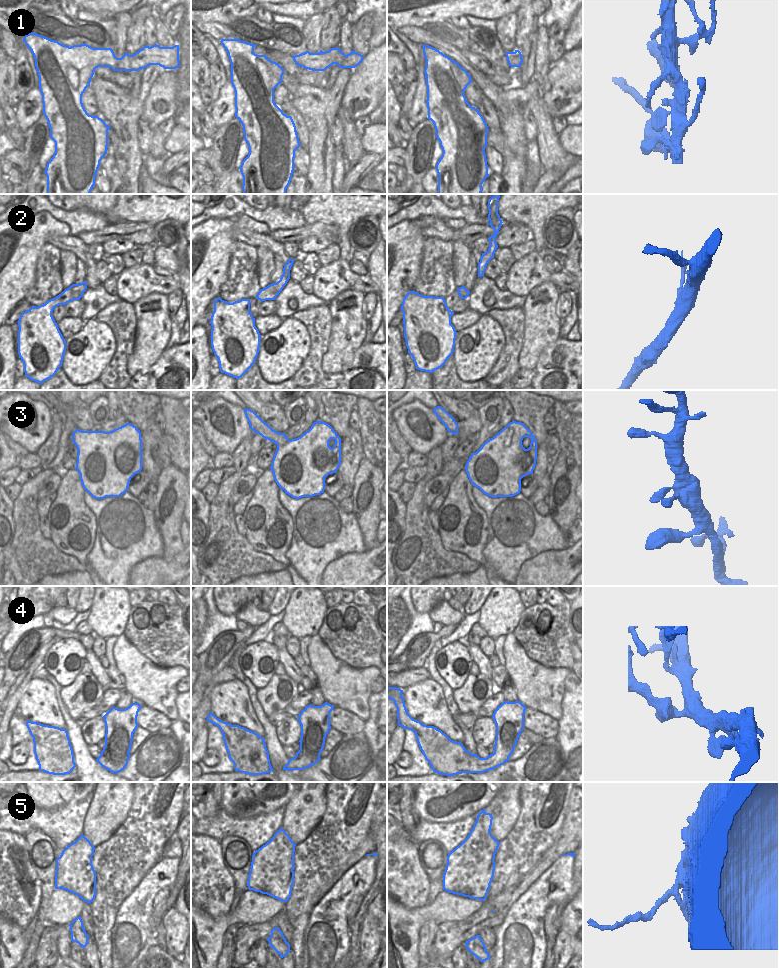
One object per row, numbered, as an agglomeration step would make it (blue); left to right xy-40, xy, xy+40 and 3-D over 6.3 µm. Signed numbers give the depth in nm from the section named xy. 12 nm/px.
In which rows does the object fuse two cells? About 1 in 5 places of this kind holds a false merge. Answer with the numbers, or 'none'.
4, 5.

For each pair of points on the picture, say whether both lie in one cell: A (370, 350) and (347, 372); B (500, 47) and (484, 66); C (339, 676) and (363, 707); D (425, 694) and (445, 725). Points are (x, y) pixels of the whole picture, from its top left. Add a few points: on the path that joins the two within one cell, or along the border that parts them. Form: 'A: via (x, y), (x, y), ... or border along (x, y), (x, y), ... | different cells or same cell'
A: via (367, 356), (353, 370) | same cell
B: border along (468, 48), (479, 53), (497, 73), (510, 70) | different cells
C: via (342, 684), (355, 699) | same cell
D: via (425, 702), (440, 717) | same cell

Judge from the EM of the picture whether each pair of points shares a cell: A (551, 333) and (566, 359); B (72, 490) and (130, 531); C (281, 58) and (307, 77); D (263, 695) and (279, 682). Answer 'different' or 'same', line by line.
A: different
B: different
C: same
D: same

